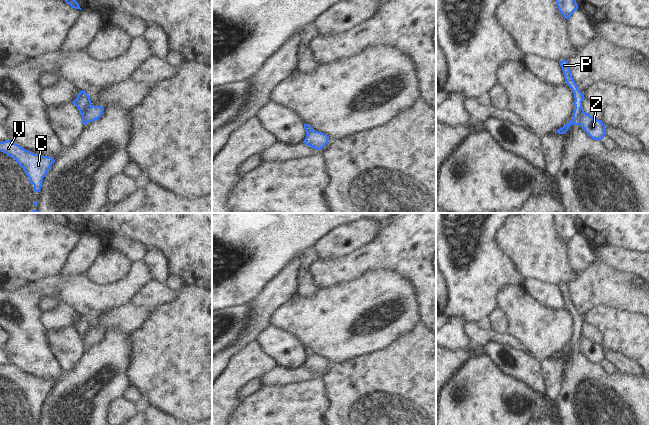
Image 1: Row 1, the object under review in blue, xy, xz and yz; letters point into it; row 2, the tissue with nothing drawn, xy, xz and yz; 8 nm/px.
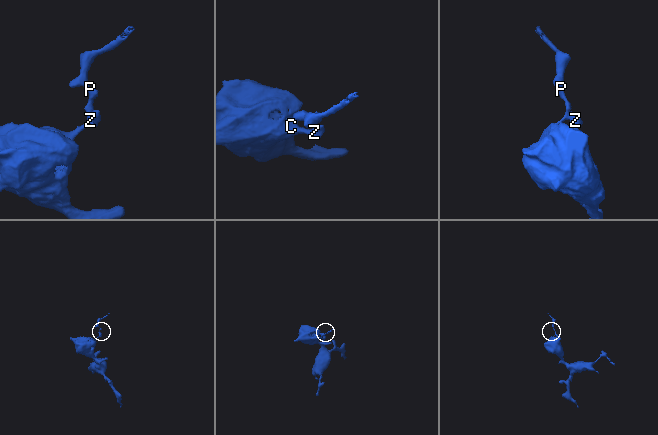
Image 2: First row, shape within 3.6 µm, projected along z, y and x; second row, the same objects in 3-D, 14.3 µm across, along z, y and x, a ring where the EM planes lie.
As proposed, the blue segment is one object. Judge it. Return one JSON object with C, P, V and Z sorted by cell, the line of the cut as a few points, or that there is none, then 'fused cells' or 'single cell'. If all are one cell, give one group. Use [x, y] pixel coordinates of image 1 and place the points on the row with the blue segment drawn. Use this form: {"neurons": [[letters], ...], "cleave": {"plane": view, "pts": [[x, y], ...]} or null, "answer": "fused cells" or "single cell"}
{"neurons": [["C", "V", "Z"], ["P"]], "cleave": {"plane": "xy", "pts": [[91, 106], [86, 111], [85, 120], [87, 122]]}, "answer": "fused cells"}

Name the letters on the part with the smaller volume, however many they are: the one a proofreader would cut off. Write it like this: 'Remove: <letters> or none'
Remove: P

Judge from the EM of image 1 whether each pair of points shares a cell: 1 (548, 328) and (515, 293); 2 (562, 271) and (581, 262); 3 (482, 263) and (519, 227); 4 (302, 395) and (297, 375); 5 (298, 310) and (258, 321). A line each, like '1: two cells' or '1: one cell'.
1: one cell
2: two cells
3: two cells
4: two cells
5: two cells

